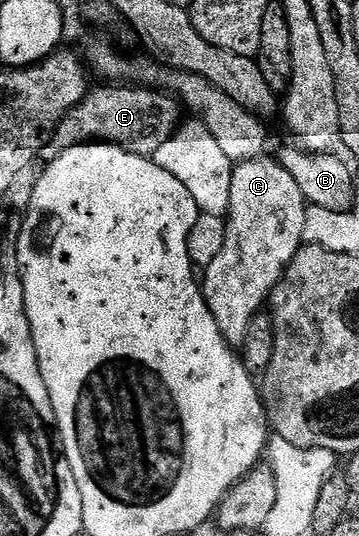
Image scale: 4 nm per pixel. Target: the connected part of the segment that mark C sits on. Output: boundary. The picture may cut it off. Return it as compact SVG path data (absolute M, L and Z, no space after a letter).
M264 154L255 160L240 160L232 167L229 206L225 217L225 246L221 246L221 254L209 262L205 282L201 285L205 302L213 314L213 322L217 322L217 330L221 330L225 342L236 350L242 349L249 322L253 322L258 312L264 311L271 293L278 289L279 279L283 277L287 264L305 243L303 231L309 207L307 199L301 194L297 182L293 182L289 170L285 170L278 159L271 157L270 160L269 156Z

